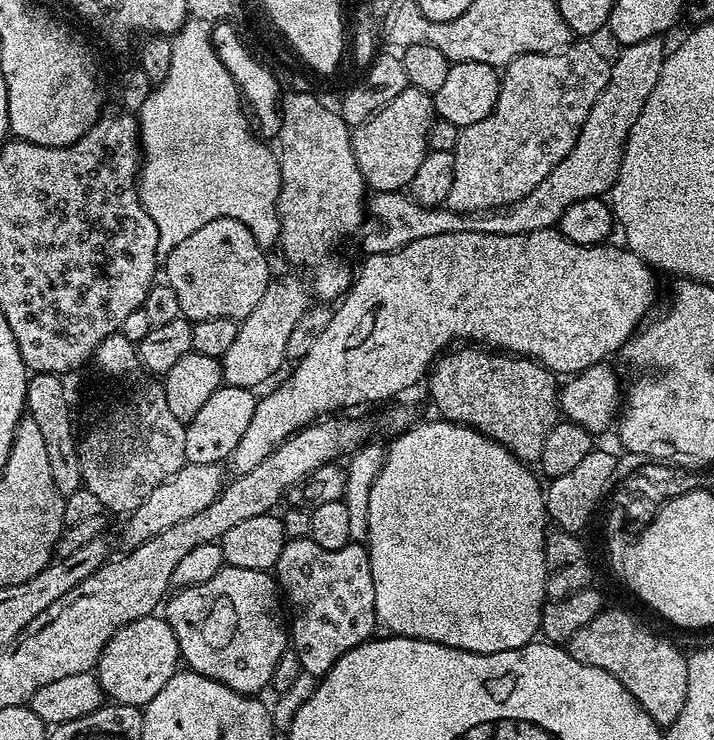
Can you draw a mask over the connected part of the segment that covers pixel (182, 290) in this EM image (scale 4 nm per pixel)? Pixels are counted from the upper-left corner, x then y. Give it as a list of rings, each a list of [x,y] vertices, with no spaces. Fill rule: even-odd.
[[[218,218],[214,222],[206,222],[206,226],[194,230],[190,238],[178,242],[174,250],[170,250],[162,260],[162,276],[178,294],[180,314],[185,320],[193,322],[206,318],[230,318],[237,322],[244,320],[254,306],[258,306],[262,294],[266,294],[266,286],[270,279],[268,260],[265,249],[256,241],[255,234],[242,222],[234,218]]]

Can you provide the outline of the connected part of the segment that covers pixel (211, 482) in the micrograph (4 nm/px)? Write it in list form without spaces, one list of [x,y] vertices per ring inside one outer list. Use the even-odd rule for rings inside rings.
[[[185,463],[184,468],[178,470],[178,474],[166,478],[166,482],[162,482],[162,486],[152,491],[146,502],[142,502],[142,506],[138,506],[138,510],[131,512],[125,519],[128,521],[124,524],[123,547],[134,549],[142,542],[154,538],[154,534],[162,534],[162,530],[168,529],[169,526],[175,526],[177,522],[183,522],[186,518],[206,510],[206,506],[210,506],[210,502],[218,498],[226,483],[226,475],[224,476],[222,469],[220,464]]]

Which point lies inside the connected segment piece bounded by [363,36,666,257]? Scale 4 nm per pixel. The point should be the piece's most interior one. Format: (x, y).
(591, 169)

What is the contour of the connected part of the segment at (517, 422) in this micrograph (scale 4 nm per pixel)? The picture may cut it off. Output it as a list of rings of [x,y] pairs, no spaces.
[[[456,346],[436,357],[426,385],[440,411],[437,412],[439,419],[465,424],[481,432],[532,466],[539,461],[546,436],[562,416],[556,380],[553,373],[526,356],[514,356],[483,346]]]

